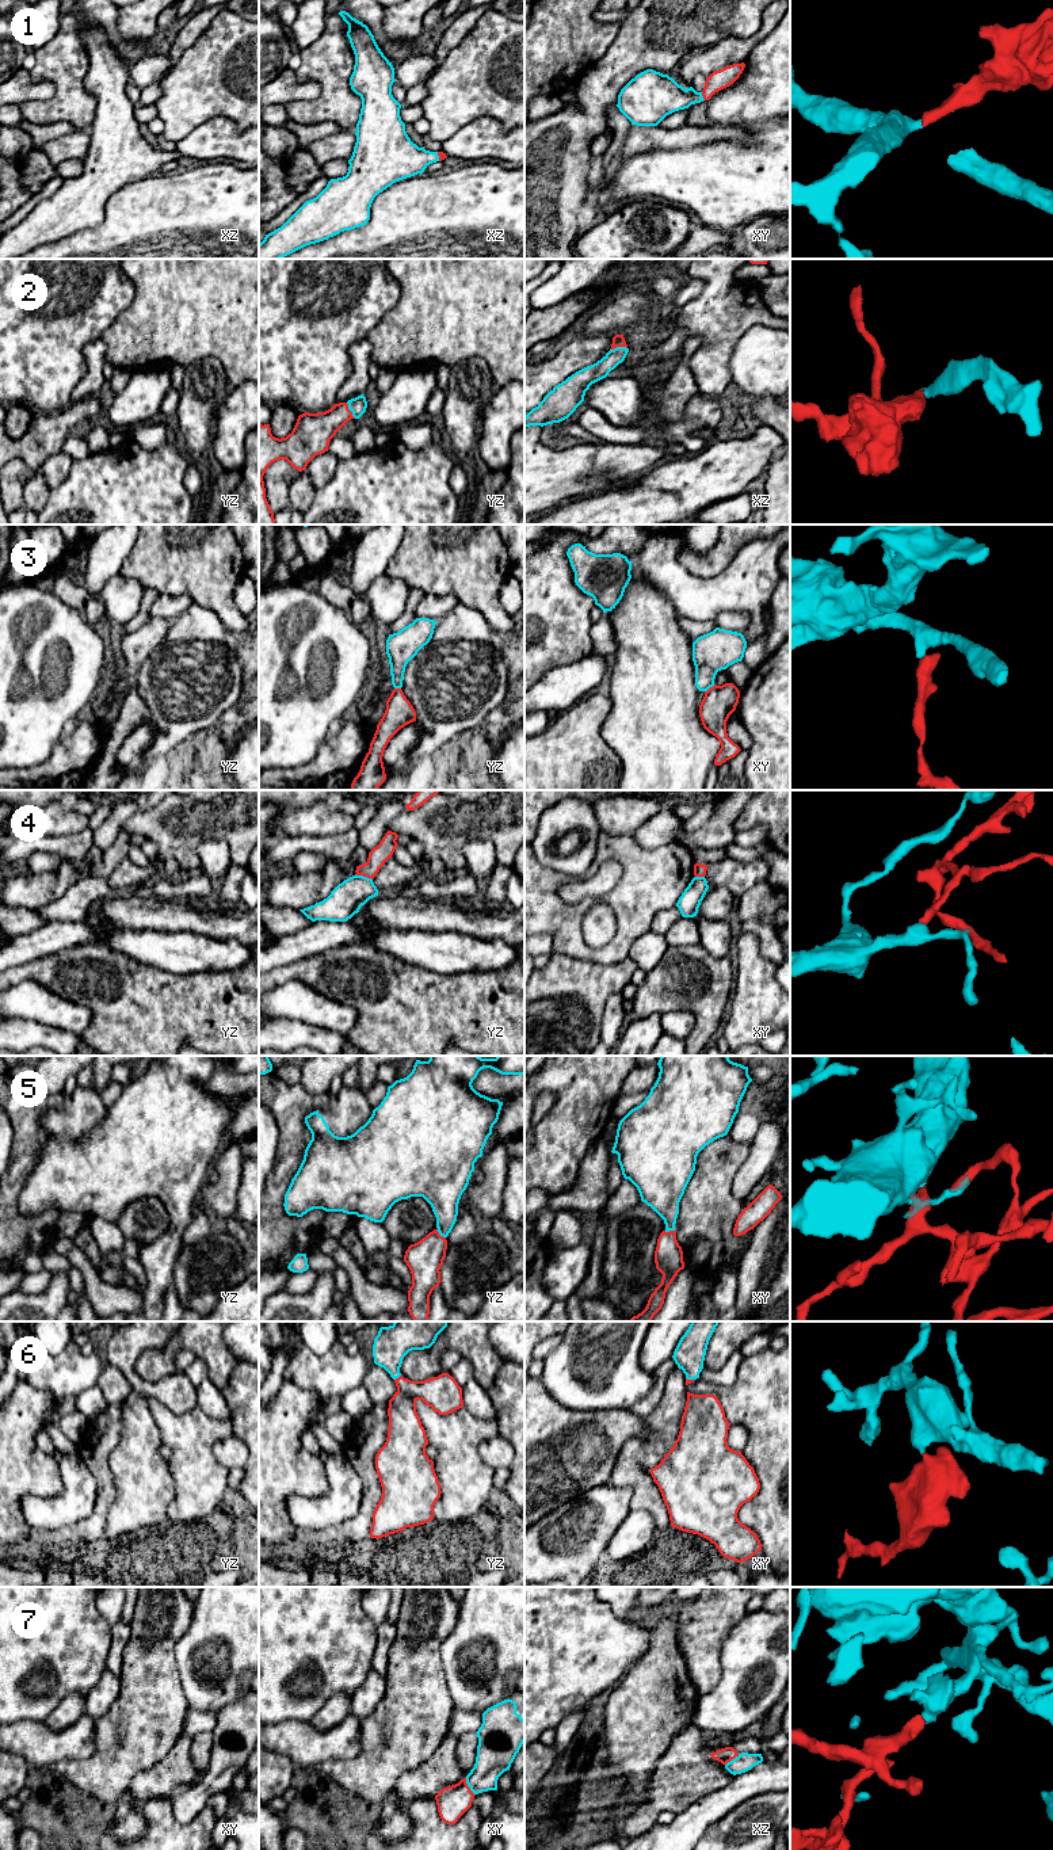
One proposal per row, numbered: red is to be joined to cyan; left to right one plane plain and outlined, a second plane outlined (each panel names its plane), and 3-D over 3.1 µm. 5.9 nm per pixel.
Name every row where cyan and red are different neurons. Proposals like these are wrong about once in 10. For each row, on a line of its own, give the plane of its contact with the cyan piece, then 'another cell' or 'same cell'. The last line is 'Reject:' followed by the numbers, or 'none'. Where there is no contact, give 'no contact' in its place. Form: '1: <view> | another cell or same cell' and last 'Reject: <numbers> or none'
1: xy | same cell
2: xz | same cell
3: xy | another cell
4: yz | another cell
5: yz | same cell
6: yz | same cell
7: xy | same cell
Reject: 3, 4

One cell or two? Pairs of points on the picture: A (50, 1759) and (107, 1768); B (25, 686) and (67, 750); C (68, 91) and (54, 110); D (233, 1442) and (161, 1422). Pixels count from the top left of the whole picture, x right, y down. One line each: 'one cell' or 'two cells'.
A: two cells
B: two cells
C: one cell
D: two cells

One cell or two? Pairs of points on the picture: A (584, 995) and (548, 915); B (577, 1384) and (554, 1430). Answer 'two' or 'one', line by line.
A: two
B: two

